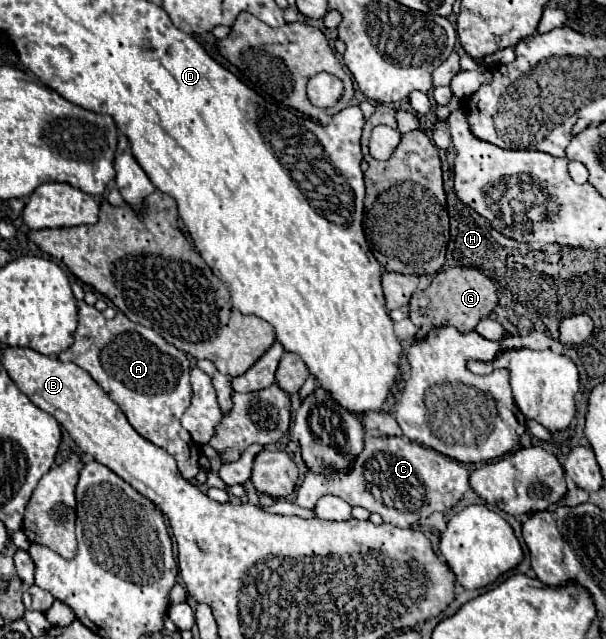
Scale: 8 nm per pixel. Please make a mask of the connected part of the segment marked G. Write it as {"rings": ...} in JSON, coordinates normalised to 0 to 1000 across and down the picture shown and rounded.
{"rings":[[[738,419],[715,435],[711,448],[705,448],[701,454],[688,454],[678,463],[675,498],[695,516],[744,507],[757,510],[761,520],[774,520],[817,479],[820,479],[820,451],[800,429],[794,429],[784,419]]]}

